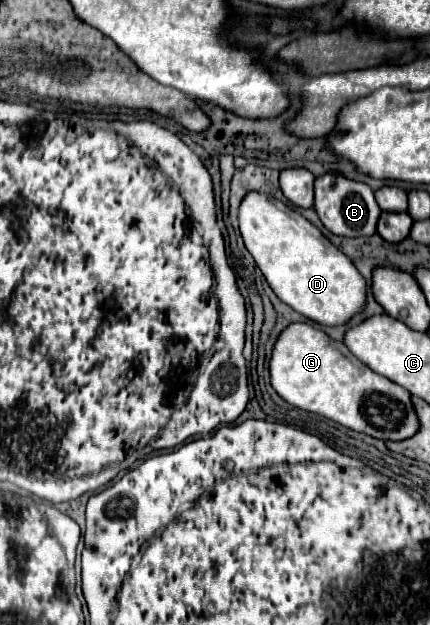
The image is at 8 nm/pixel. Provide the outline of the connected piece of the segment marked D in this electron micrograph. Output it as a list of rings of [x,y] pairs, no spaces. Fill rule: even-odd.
[[[250,192],[238,210],[240,232],[274,294],[292,310],[322,326],[342,326],[366,308],[366,280],[322,232],[284,202]]]

